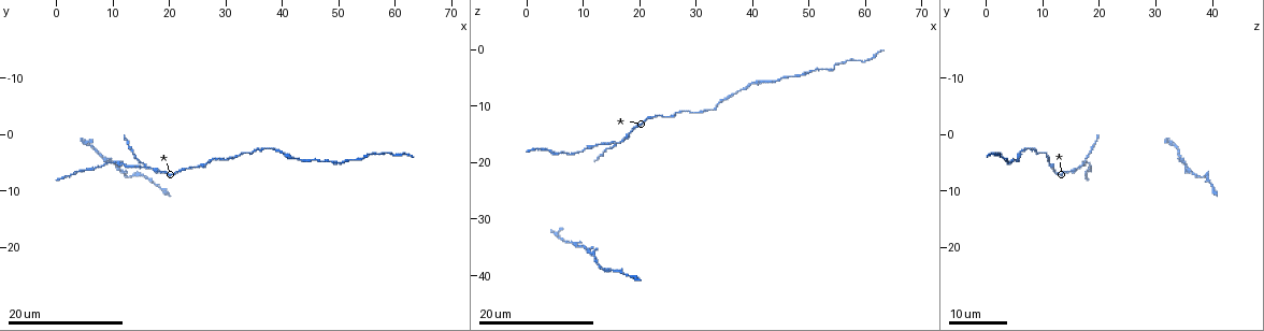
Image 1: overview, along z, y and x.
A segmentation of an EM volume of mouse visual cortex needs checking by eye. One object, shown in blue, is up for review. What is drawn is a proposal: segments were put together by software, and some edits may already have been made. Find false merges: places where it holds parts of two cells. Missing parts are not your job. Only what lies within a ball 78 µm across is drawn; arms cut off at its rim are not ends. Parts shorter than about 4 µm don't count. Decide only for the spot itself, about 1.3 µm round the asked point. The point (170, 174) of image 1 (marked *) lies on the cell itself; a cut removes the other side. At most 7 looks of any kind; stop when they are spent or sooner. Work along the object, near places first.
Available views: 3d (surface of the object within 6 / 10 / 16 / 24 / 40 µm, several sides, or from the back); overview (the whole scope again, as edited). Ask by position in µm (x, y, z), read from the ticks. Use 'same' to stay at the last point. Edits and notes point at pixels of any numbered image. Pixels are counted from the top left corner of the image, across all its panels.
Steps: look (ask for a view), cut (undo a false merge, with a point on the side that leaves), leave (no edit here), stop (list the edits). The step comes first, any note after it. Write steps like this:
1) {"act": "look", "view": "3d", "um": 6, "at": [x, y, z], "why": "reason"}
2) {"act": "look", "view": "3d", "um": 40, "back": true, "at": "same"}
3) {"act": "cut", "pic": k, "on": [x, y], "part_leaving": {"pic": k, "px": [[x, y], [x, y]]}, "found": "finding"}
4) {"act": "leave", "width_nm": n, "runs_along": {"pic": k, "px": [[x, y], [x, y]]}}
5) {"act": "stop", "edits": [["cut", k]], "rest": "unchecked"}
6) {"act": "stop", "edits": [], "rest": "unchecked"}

{"act": "look", "view": "3d", "um": 24, "at": [11.0, 5.0, 17.5], "why": "sudden change in width"}

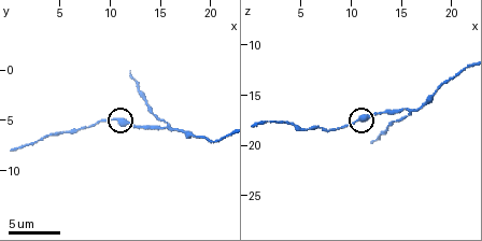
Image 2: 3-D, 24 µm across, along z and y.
{"act": "look", "view": "3d", "um": 10, "at": [10.6, 5.0, 17.6]}

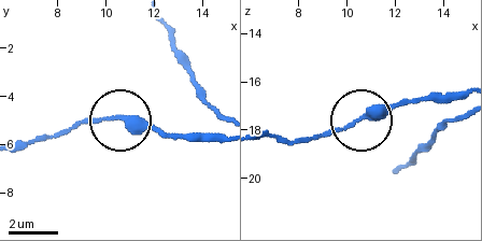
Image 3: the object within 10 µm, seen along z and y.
{"act": "leave", "width_nm": 290, "runs_along": {"pic": 3, "px": [[464, 94], [377, 107], [299, 143]]}, "found": "one cell here"}

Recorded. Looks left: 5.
{"act": "look", "view": "3d", "um": 6, "at": [15.8, 5.8, 16.6], "why": "side arm on a straight run"}

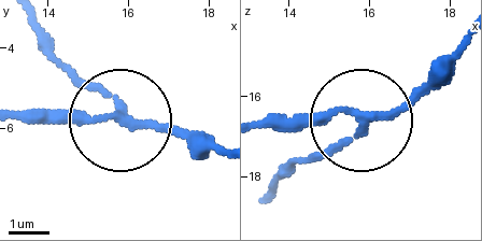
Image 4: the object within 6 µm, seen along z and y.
{"act": "cut", "pic": 4, "on": [74, 85], "part_leaving": {"pic": 4, "px": [[119, 115], [41, 26]]}, "found": "a second cell is stuck on"}

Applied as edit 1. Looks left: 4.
{"act": "look", "view": "overview"}

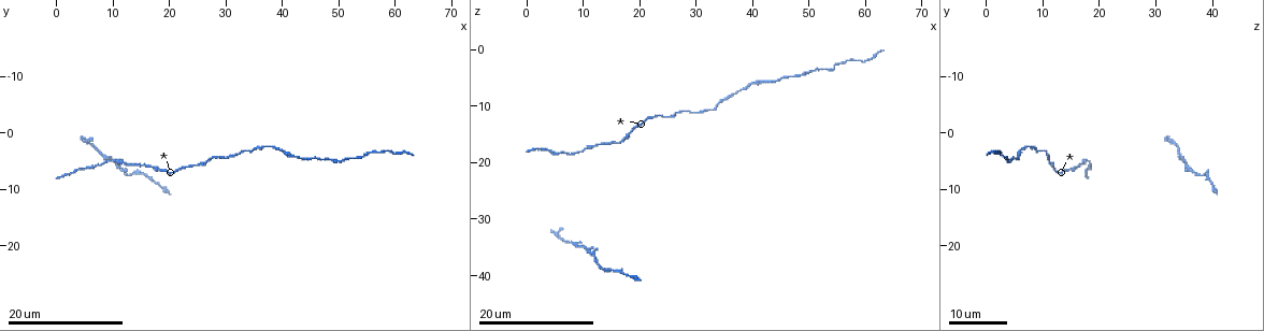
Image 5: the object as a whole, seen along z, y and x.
{"act": "look", "view": "3d", "um": 24, "at": [27.0, 5.0, 11.0], "why": "calibre changes"}

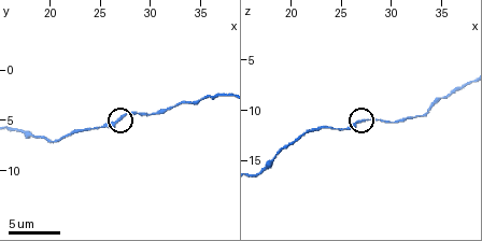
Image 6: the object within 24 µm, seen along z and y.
{"act": "look", "view": "3d", "um": 10, "at": [26.8, 4.6, 11.0], "why": "zoom in"}

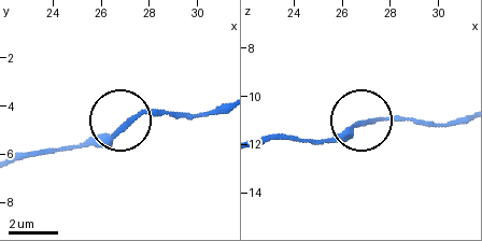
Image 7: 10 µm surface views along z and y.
{"act": "leave", "runs_along": {"pic": 7, "px": [[17, 160], [103, 140], [153, 111], [187, 111]]}, "found": "continuous, no second cell"}

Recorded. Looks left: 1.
{"act": "stop", "edits": [["cut", 4]], "rest": "unchecked"}

